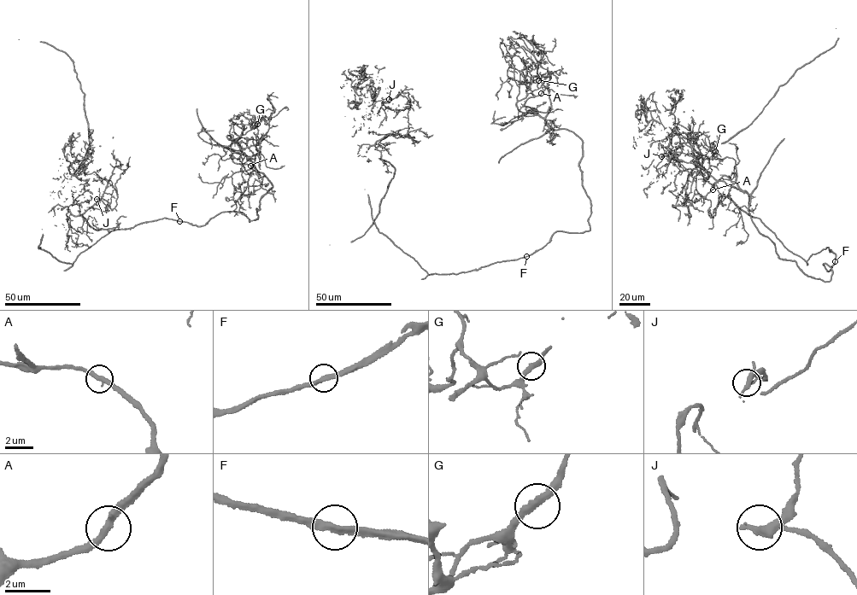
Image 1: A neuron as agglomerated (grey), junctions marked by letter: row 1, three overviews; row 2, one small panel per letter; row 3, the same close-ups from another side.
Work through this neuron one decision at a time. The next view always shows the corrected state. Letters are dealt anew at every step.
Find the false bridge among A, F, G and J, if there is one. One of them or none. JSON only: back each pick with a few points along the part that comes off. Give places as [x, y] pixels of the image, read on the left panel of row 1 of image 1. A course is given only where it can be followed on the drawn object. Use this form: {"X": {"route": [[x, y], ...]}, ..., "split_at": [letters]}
{"split_at": []}

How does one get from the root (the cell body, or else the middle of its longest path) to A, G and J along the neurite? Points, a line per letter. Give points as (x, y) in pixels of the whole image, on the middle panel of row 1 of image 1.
A: (414, 259), (429, 274), (457, 274), (531, 255), (557, 231), (590, 230), (582, 140), (524, 105), (541, 93)
G: (414, 259), (429, 274), (457, 274), (531, 255), (557, 231), (590, 230), (582, 140), (517, 105), (538, 80)
J: (414, 259), (378, 230), (367, 194), (388, 171), (375, 142), (404, 137), (418, 105), (407, 92), (389, 99)

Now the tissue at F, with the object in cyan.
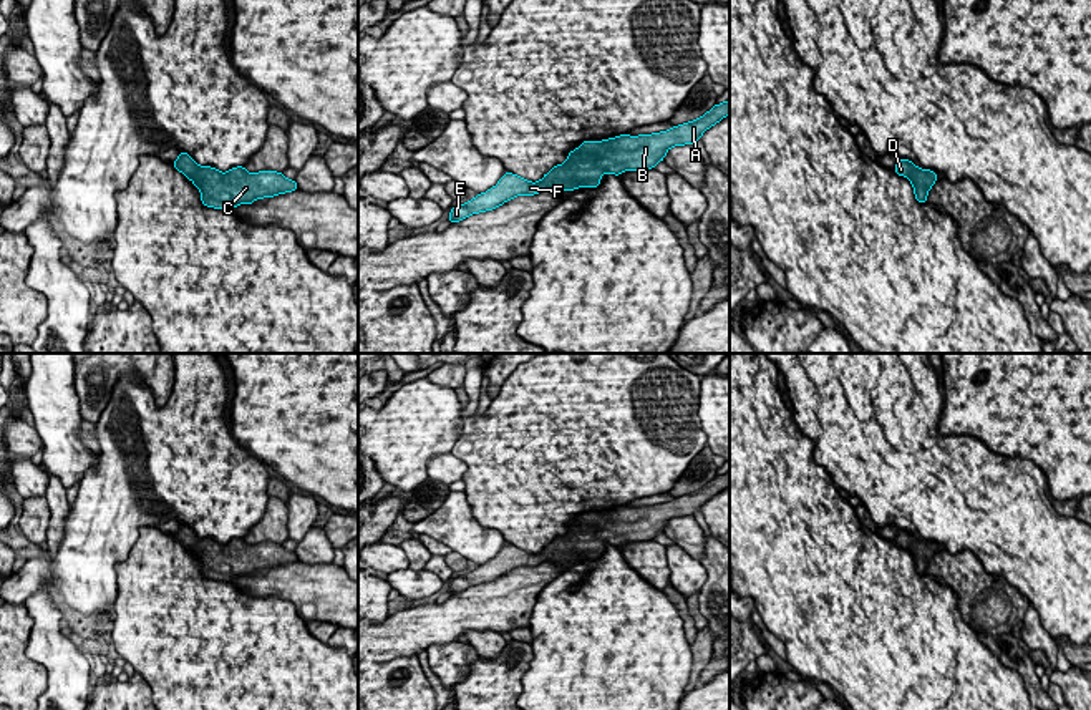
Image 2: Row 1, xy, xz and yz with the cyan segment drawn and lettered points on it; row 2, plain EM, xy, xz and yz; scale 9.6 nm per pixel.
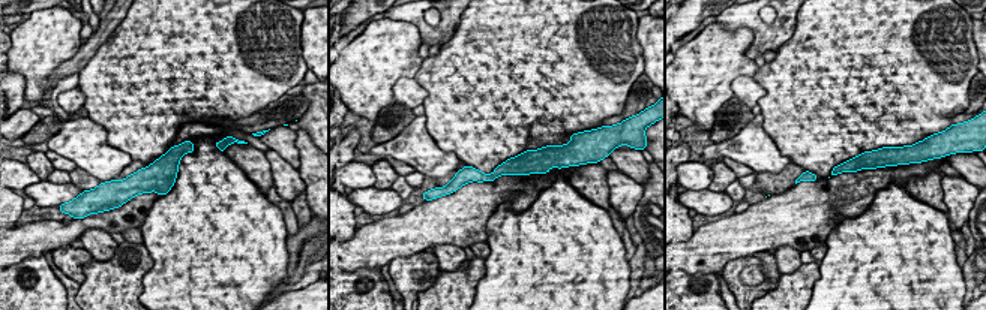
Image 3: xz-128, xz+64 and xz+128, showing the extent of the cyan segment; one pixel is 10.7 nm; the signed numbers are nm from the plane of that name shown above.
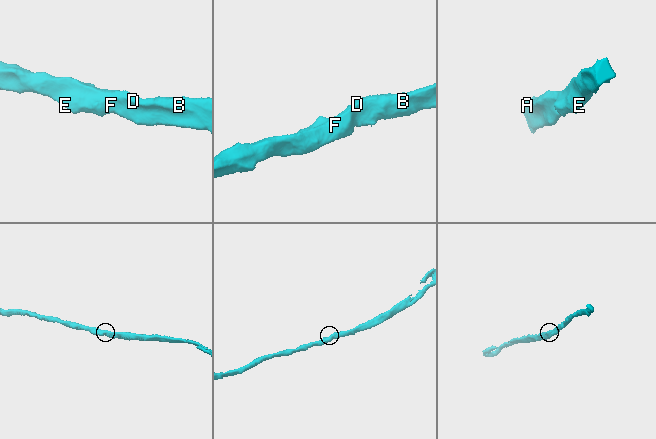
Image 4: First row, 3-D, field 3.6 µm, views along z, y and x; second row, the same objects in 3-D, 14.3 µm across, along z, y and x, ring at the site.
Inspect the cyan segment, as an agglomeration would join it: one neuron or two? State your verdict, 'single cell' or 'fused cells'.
single cell

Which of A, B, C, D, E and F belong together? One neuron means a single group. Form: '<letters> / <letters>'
A B C D E F

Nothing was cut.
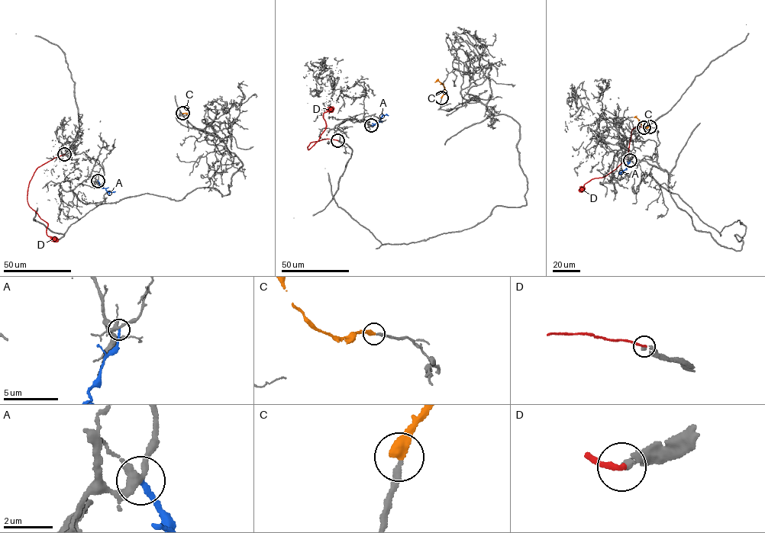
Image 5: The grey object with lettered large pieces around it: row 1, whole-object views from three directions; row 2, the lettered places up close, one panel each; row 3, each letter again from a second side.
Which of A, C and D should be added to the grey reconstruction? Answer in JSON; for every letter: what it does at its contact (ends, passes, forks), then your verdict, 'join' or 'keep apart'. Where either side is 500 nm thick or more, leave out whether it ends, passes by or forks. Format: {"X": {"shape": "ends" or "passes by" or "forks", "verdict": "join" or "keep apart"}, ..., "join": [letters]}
{"A": {"shape": "ends", "verdict": "keep apart"}, "C": {"shape": "ends", "verdict": "join"}, "D": {"shape": "ends", "verdict": "keep apart"}, "join": ["C"]}

